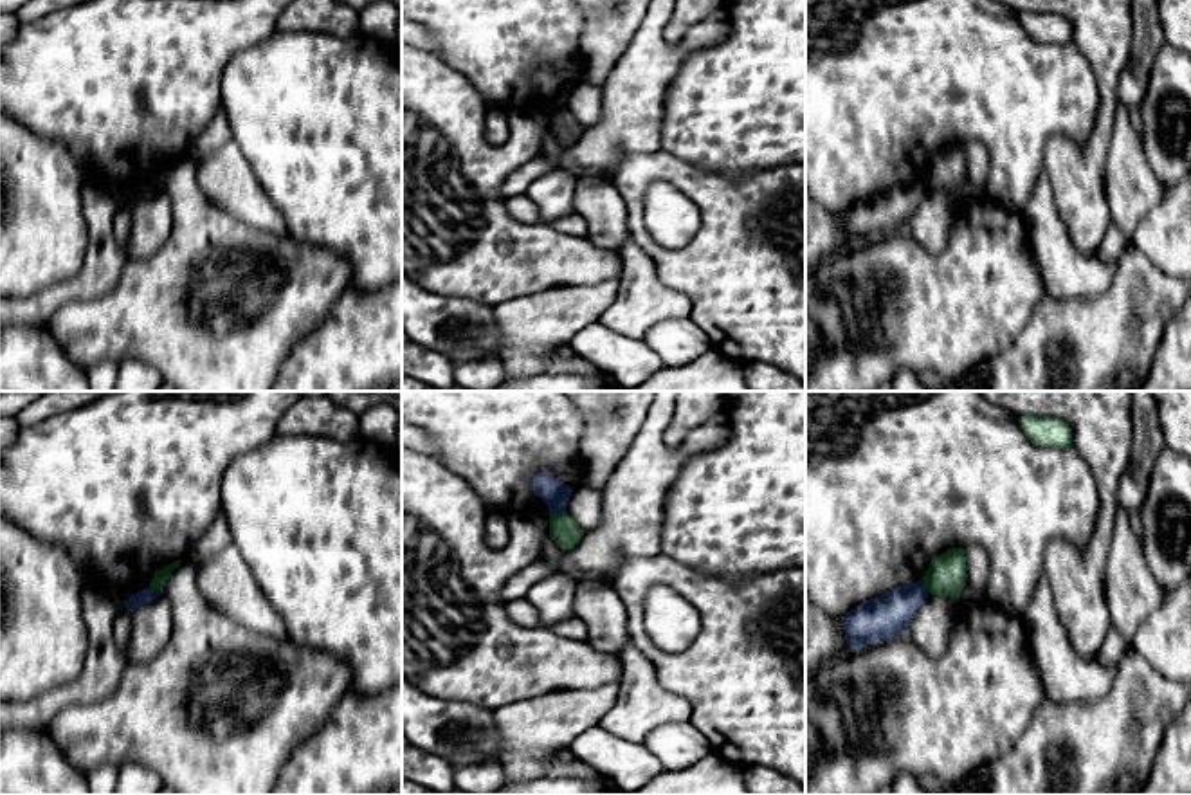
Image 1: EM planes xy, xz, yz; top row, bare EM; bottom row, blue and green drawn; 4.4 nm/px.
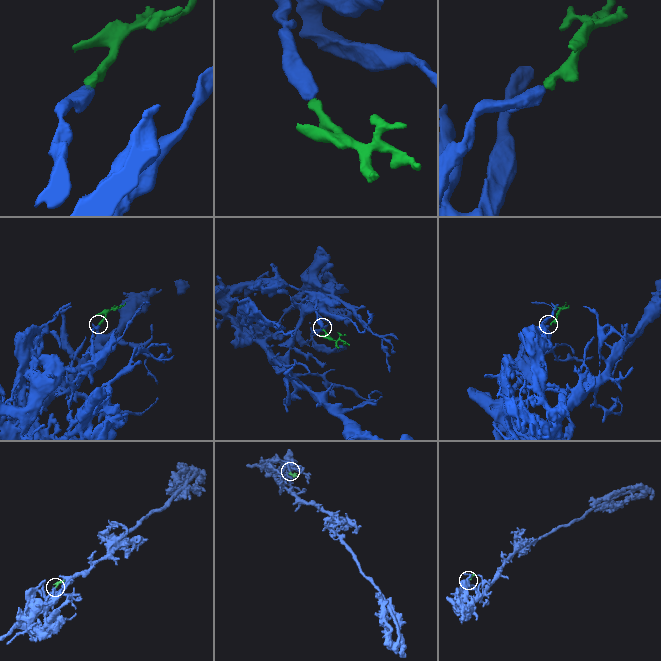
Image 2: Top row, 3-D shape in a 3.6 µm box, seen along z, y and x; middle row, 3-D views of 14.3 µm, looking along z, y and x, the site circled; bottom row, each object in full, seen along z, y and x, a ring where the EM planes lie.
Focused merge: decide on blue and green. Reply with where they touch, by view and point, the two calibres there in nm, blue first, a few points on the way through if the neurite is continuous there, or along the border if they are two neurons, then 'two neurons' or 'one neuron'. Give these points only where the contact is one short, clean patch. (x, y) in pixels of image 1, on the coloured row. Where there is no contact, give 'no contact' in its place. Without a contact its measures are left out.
contact xz (557, 511); calibres 120 and 140 nm; border xz (564, 509), (550, 514); two neurons

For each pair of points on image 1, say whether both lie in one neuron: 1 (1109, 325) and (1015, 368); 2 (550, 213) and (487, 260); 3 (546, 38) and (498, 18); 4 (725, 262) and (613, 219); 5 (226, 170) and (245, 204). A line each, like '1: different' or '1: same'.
1: same
2: different
3: same
4: different
5: same

